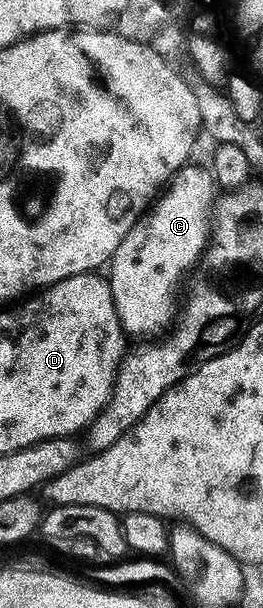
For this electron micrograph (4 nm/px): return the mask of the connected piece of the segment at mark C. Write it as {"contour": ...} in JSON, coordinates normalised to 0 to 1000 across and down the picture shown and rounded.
{"contour":[[[738,271],[696,273],[646,294],[624,317],[567,340],[551,357],[498,375],[487,388],[471,388],[456,408],[441,408],[433,423],[411,433],[411,446],[418,444],[411,462],[449,525],[468,544],[483,551],[513,549],[525,559],[570,559],[612,551],[665,528],[669,505],[684,497],[677,469],[688,467],[692,456],[700,456],[700,464],[711,452],[749,439],[768,423],[768,413],[791,403],[806,347],[821,331],[814,288],[779,271]]]}

